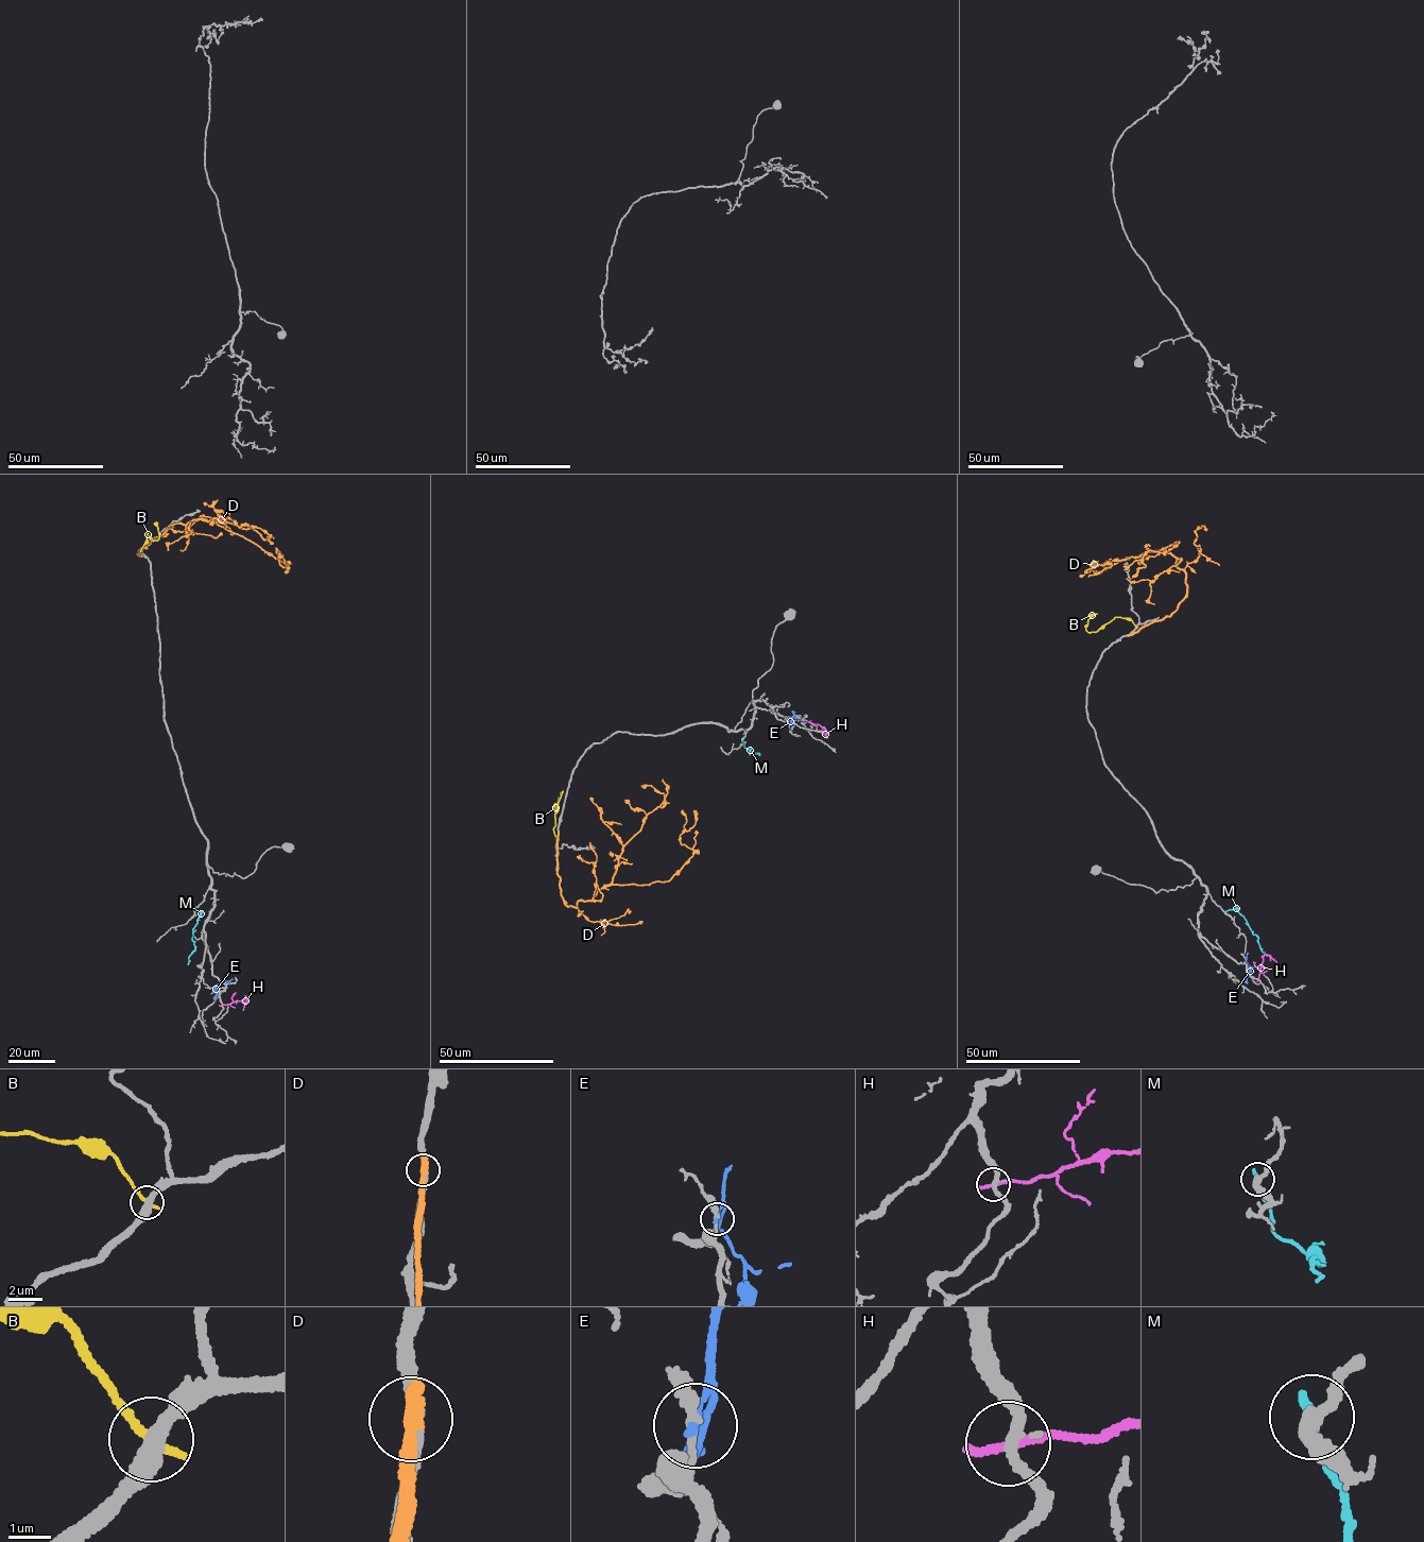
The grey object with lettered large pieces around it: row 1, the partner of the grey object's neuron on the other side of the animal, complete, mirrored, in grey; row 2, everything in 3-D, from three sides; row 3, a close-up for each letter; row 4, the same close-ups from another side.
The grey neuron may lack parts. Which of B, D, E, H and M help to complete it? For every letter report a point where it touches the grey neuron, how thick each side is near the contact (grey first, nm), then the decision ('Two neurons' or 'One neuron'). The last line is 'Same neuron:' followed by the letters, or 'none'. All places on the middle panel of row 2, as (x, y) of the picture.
B: Touches grey at (555, 843). Thickness 360 nm (grey) against 240 nm. Two neurons
D: Touches grey at (558, 833). Thickness 320 nm (grey) against 400 nm. Two neurons
E: Touches grey at (801, 718). Thickness 150 nm (grey) against 200 nm. Two neurons
H: Touches grey at (803, 720). Thickness 240 nm (grey) against 280 nm. Two neurons
M: Touches grey at (742, 739). Thickness 280 nm (grey) against 320 nm. Two neurons
Same neuron: none

